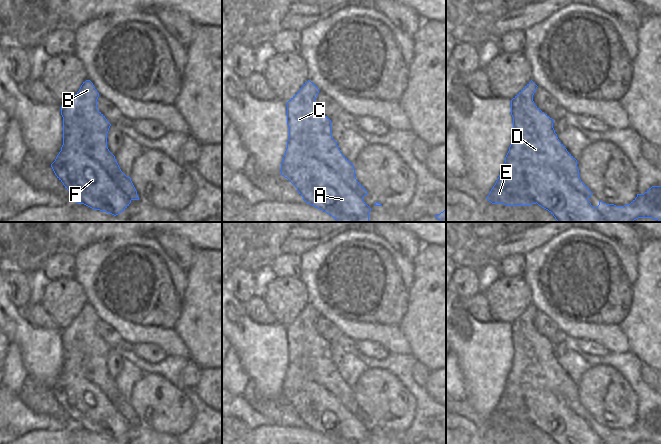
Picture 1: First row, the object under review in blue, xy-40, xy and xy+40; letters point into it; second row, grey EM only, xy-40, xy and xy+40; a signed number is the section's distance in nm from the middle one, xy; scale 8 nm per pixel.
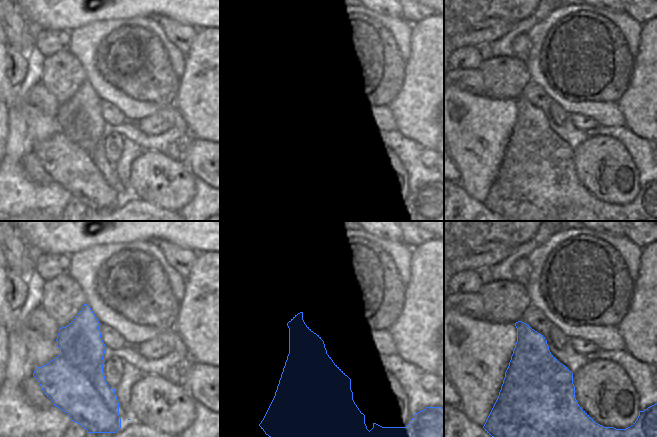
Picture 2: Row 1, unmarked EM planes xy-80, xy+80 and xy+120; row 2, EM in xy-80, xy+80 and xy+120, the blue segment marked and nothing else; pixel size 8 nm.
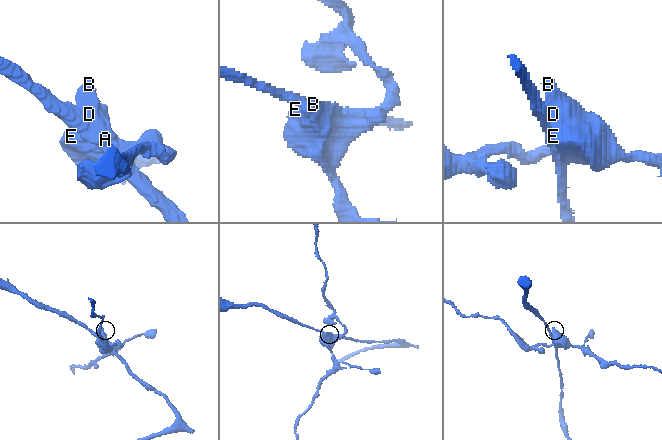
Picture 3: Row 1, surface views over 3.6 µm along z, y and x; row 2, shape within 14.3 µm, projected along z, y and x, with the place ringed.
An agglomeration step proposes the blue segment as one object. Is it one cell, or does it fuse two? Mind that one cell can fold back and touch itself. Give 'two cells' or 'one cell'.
two cells

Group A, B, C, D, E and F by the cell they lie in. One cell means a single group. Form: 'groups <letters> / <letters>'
groups A F / B C D E

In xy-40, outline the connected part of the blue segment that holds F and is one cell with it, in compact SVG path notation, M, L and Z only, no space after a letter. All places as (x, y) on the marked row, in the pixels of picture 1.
M61 150L51 167L57 178L69 191L73 202L114 216L123 212L131 203L129 196L115 183L107 170L86 154L70 156Z

